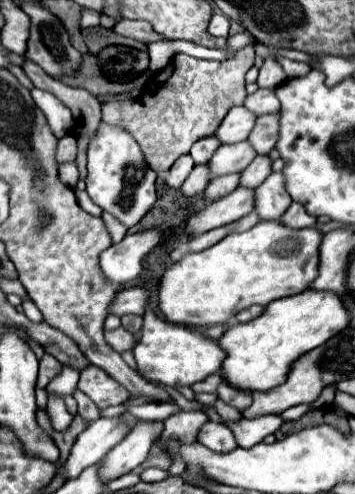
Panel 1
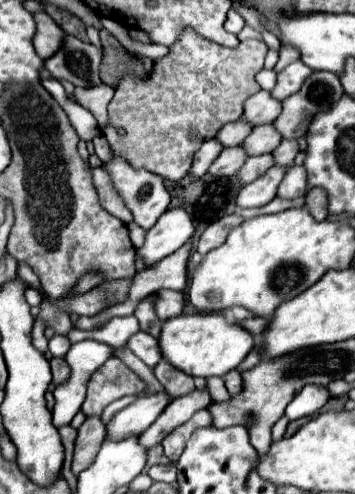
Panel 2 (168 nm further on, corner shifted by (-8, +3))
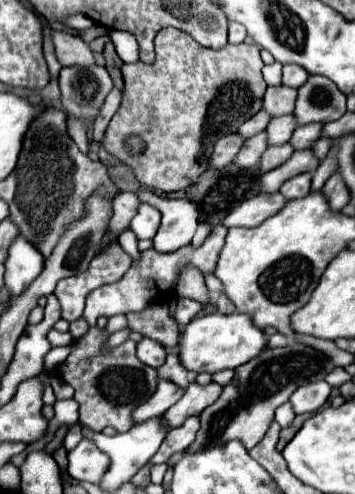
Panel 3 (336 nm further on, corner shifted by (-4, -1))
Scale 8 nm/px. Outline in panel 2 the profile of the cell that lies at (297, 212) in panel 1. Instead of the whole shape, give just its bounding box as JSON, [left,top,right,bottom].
[306,188,328,220]

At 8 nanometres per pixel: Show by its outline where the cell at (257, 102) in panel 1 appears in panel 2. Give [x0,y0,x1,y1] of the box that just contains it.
[272,60,312,100]

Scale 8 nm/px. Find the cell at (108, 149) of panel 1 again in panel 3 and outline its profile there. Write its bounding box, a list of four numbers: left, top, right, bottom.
[130,202,160,240]

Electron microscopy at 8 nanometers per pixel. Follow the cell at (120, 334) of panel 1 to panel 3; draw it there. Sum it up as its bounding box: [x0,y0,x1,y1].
[136,338,166,368]

